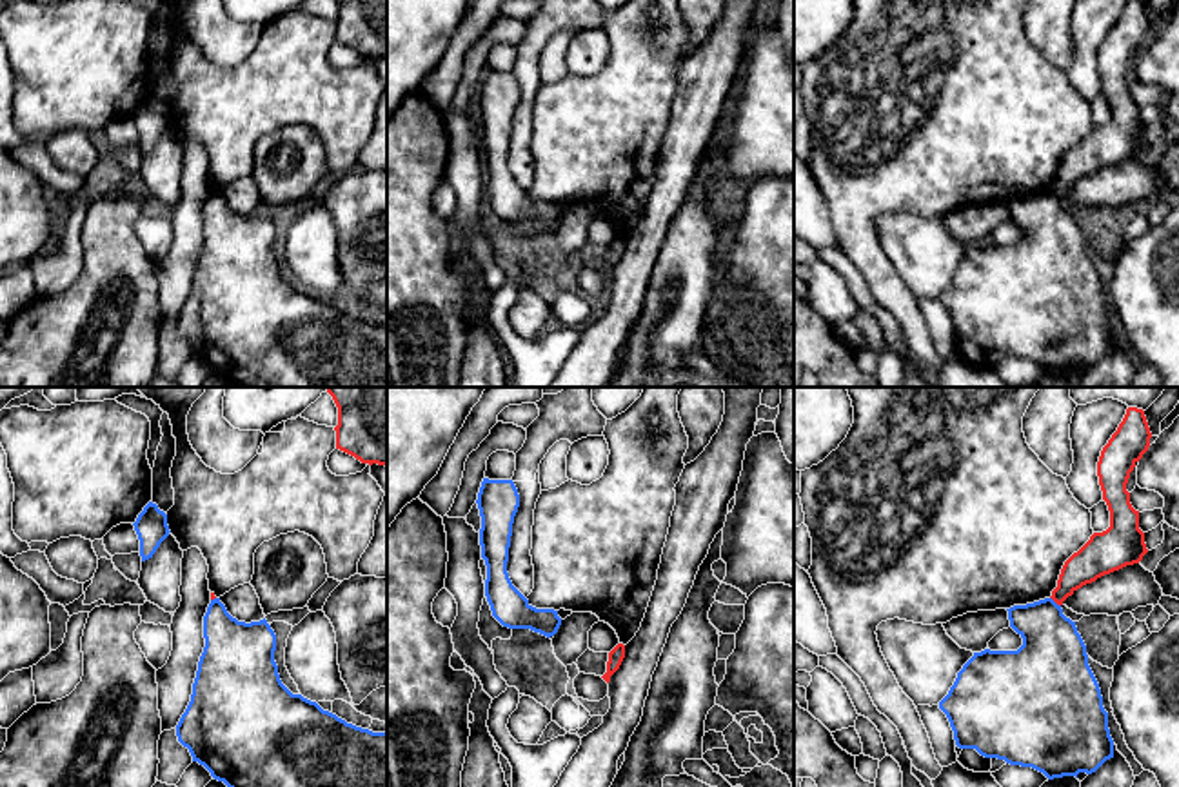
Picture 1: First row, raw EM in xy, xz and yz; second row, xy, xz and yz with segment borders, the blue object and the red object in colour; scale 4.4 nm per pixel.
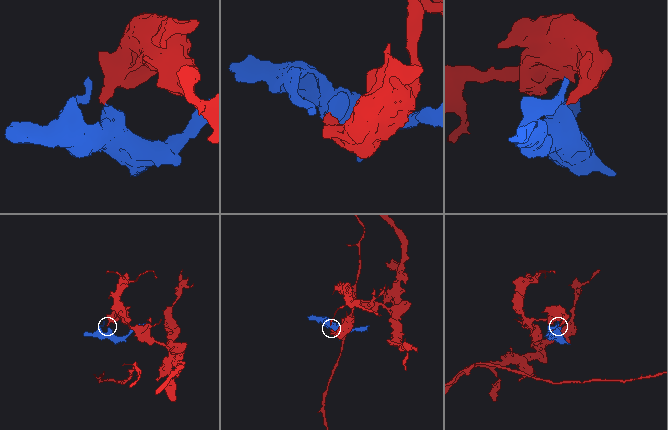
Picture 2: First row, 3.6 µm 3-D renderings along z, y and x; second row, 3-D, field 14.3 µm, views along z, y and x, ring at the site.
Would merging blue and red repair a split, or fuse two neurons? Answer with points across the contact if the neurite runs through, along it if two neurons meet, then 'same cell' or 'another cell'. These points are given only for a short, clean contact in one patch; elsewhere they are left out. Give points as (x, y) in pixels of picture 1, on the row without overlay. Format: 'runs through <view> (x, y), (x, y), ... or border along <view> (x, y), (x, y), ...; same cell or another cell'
border along yz (1050, 189), (1060, 199); another cell

